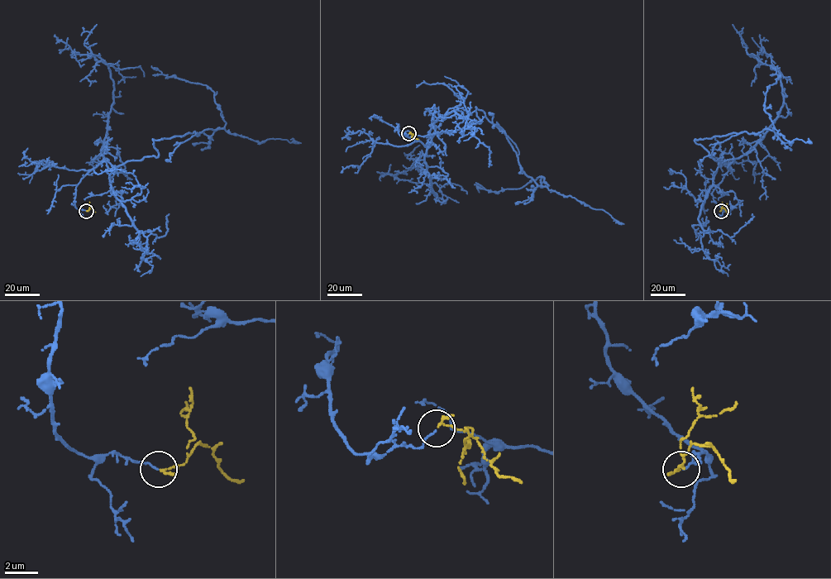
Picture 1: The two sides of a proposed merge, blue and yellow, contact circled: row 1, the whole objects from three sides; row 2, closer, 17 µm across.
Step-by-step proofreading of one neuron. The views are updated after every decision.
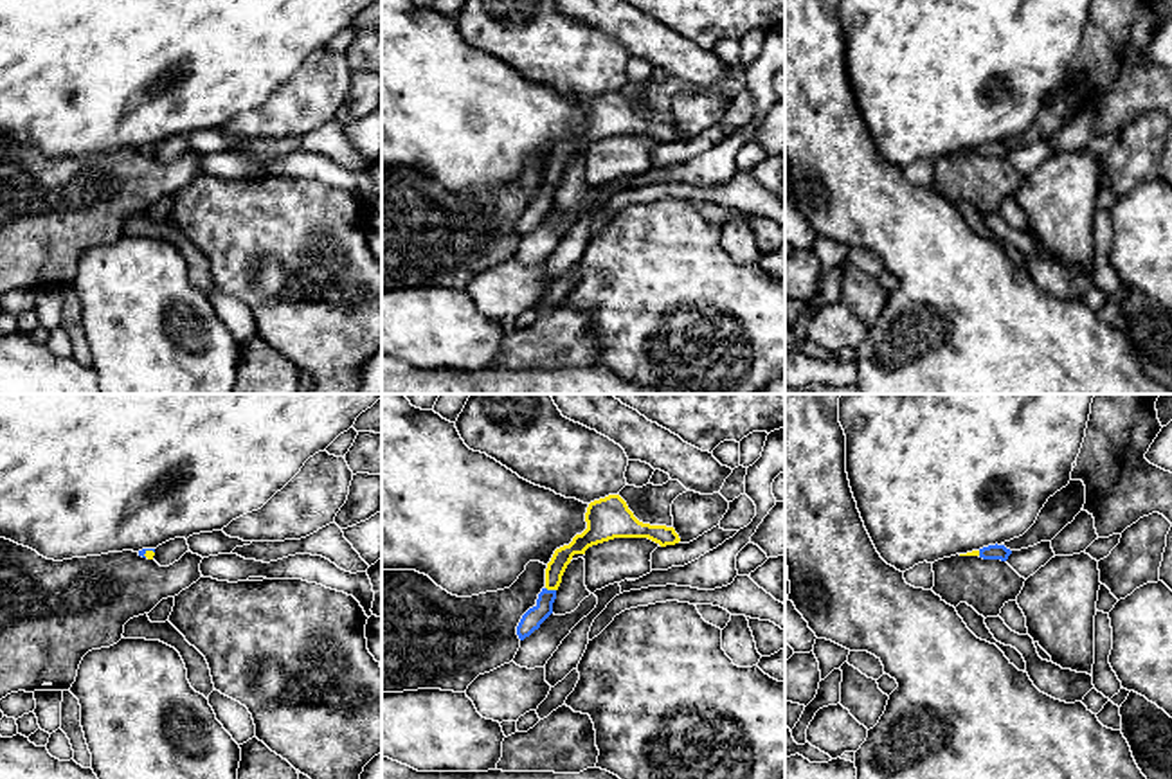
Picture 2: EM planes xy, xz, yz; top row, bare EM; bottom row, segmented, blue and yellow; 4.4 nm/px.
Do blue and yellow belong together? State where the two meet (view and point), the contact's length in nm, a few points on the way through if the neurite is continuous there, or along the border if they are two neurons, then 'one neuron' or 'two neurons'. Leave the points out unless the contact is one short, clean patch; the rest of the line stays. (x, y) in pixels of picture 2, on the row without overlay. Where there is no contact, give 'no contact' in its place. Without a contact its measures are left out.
meets blue in xz at (551, 188); contact 50 nm long; runs through xz (533, 214), (544, 204), (551, 188), (553, 170), (562, 153); one neuron

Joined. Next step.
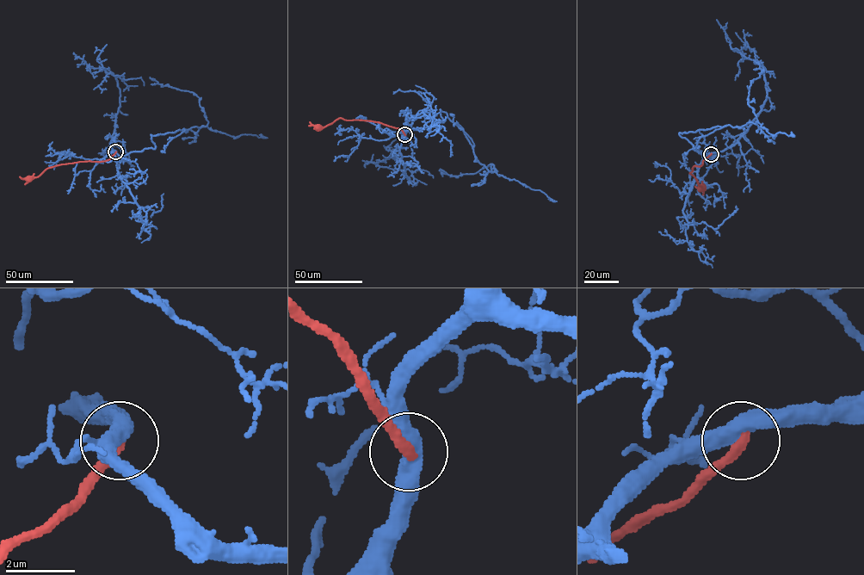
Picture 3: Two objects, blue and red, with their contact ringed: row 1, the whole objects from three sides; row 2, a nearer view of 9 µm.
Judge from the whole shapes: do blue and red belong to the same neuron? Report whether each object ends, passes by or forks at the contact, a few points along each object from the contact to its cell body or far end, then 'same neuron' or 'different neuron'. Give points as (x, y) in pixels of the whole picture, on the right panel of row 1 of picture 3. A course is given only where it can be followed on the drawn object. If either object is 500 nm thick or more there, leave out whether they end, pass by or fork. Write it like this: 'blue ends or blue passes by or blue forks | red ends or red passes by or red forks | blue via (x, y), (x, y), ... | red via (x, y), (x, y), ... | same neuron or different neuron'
blue passes by | red ends | blue via (711, 153), (704, 159), (679, 133), (756, 123), (748, 103), (750, 82), (762, 71), (755, 60) | red via (711, 153), (700, 165), (694, 166), (690, 173), (701, 187) | different neuron

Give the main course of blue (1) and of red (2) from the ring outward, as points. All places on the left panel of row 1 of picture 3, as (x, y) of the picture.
1: (115, 151), (122, 156), (153, 149), (151, 135), (206, 125), (199, 98), (193, 92), (163, 86), (150, 77)
2: (115, 151), (103, 161), (62, 163), (29, 178)

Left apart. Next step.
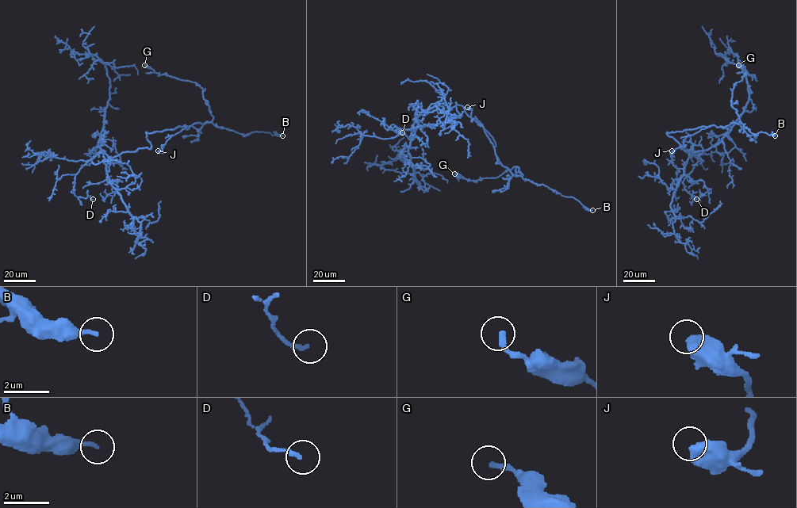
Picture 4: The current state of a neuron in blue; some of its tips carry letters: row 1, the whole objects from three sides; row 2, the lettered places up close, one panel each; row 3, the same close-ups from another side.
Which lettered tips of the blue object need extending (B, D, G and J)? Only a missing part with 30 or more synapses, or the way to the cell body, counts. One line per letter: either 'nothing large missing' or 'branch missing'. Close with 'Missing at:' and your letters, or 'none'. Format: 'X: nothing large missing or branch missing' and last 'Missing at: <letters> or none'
B: nothing large missing
D: nothing large missing
G: nothing large missing
J: nothing large missing
Missing at: none

